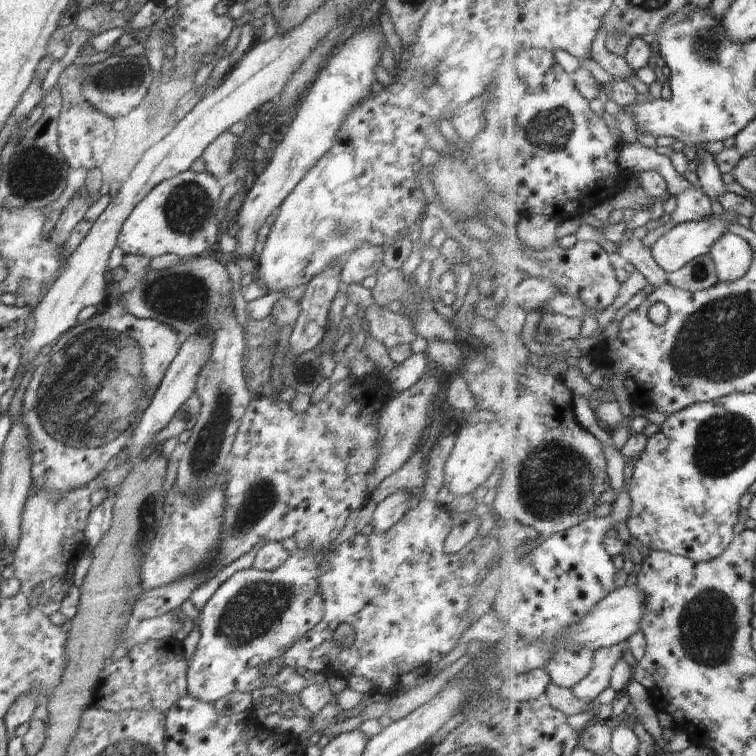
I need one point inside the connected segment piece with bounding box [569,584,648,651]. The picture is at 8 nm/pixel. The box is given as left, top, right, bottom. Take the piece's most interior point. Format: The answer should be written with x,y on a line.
618,617

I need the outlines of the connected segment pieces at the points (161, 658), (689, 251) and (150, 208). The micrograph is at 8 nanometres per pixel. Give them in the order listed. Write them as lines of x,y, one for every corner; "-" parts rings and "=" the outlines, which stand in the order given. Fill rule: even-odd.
177,639
146,641
133,646
122,658
106,665
94,685
92,707
121,713
122,711
159,710
165,713
188,695
187,665
181,641
=
718,207
714,218
704,218
699,222
686,222
676,225
674,228
666,232
653,246
652,254
658,260
658,264
668,273
674,273
681,270
700,256
709,254
712,246
728,232
728,228
732,224
737,224
738,212
725,211
=
190,170
156,184
125,218
117,245
125,255
158,258
174,254
181,259
199,256
219,242
222,230
215,219
221,188
210,173

